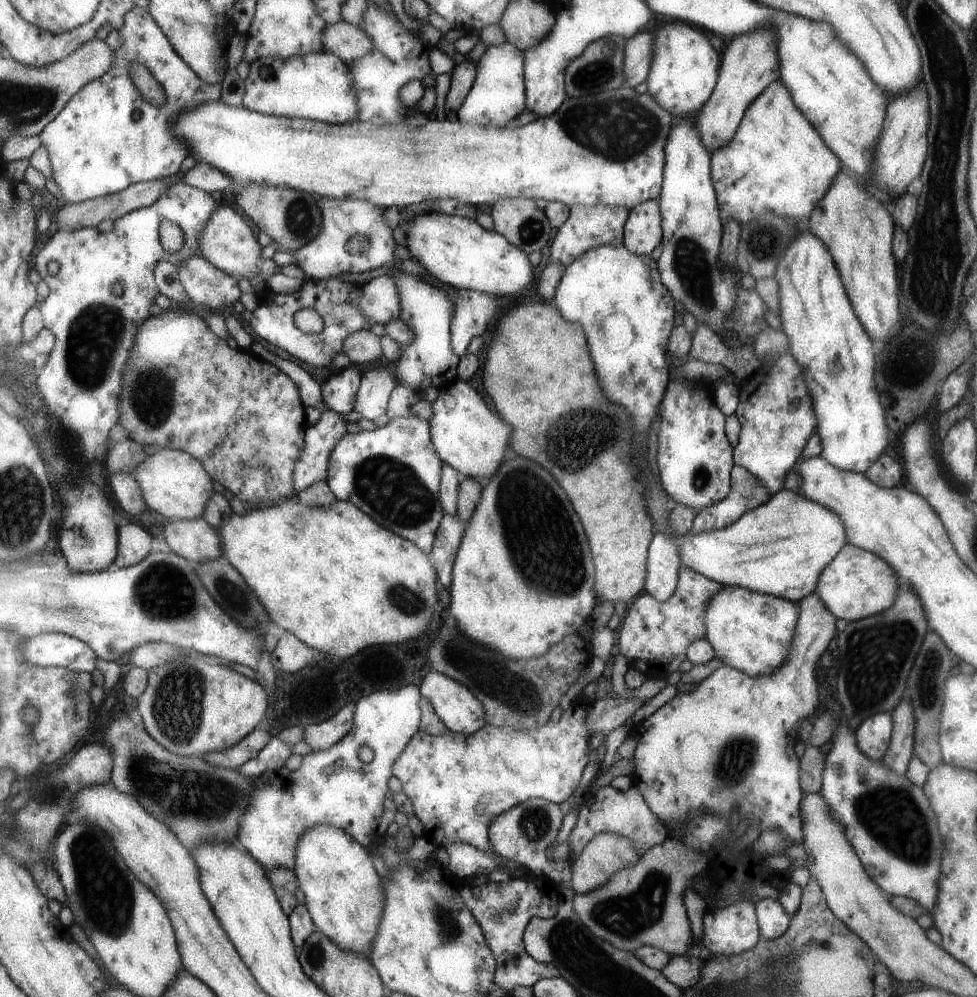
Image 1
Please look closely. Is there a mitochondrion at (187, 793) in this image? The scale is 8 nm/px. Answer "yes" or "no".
yes

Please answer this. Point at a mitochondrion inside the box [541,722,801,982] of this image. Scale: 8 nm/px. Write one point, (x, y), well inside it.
(639, 908)

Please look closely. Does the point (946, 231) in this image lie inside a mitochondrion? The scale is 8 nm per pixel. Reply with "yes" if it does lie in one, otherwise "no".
yes

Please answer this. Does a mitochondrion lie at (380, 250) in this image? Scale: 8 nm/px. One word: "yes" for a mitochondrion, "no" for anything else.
no

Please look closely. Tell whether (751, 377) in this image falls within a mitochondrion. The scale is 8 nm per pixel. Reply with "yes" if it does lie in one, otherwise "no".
no

